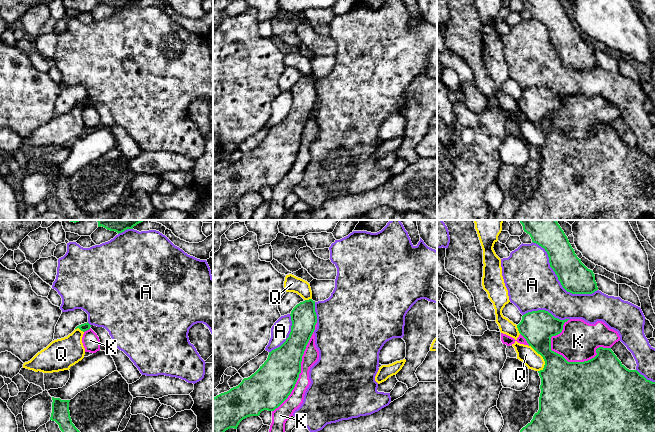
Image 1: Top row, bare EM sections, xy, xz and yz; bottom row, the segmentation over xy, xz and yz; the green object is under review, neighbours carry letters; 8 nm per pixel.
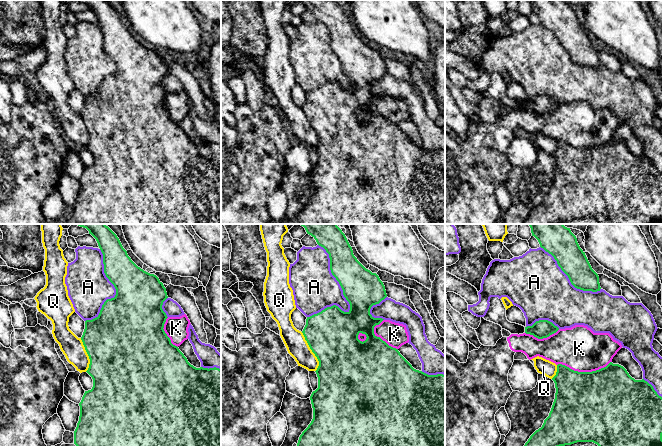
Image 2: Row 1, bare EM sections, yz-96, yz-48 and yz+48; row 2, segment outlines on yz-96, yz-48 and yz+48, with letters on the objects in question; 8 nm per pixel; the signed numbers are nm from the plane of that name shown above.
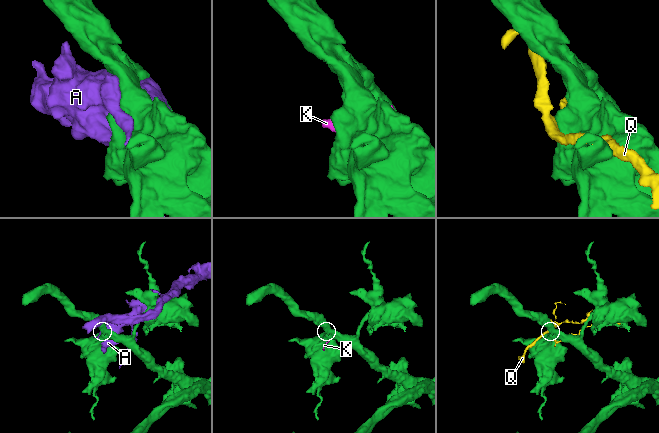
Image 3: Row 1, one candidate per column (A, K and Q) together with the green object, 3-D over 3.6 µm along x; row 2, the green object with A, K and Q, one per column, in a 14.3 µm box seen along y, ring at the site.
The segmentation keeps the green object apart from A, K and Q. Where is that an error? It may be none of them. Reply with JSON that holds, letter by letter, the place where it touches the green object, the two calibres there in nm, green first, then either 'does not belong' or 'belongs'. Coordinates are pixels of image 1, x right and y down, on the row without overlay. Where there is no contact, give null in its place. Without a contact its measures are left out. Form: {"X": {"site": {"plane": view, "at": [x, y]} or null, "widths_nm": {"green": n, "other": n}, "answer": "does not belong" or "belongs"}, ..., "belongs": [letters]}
{"A": {"site": {"plane": "yz", "at": [558, 55]}, "widths_nm": {"green": 240, "other": 400}, "answer": "does not belong"}, "K": {"site": {"plane": "yz", "at": [577, 138]}, "widths_nm": {"green": 500, "other": 320}, "answer": "does not belong"}, "Q": {"site": {"plane": "yz", "at": [542, 132]}, "widths_nm": {"green": 320, "other": 140}, "answer": "does not belong"}, "belongs": []}

